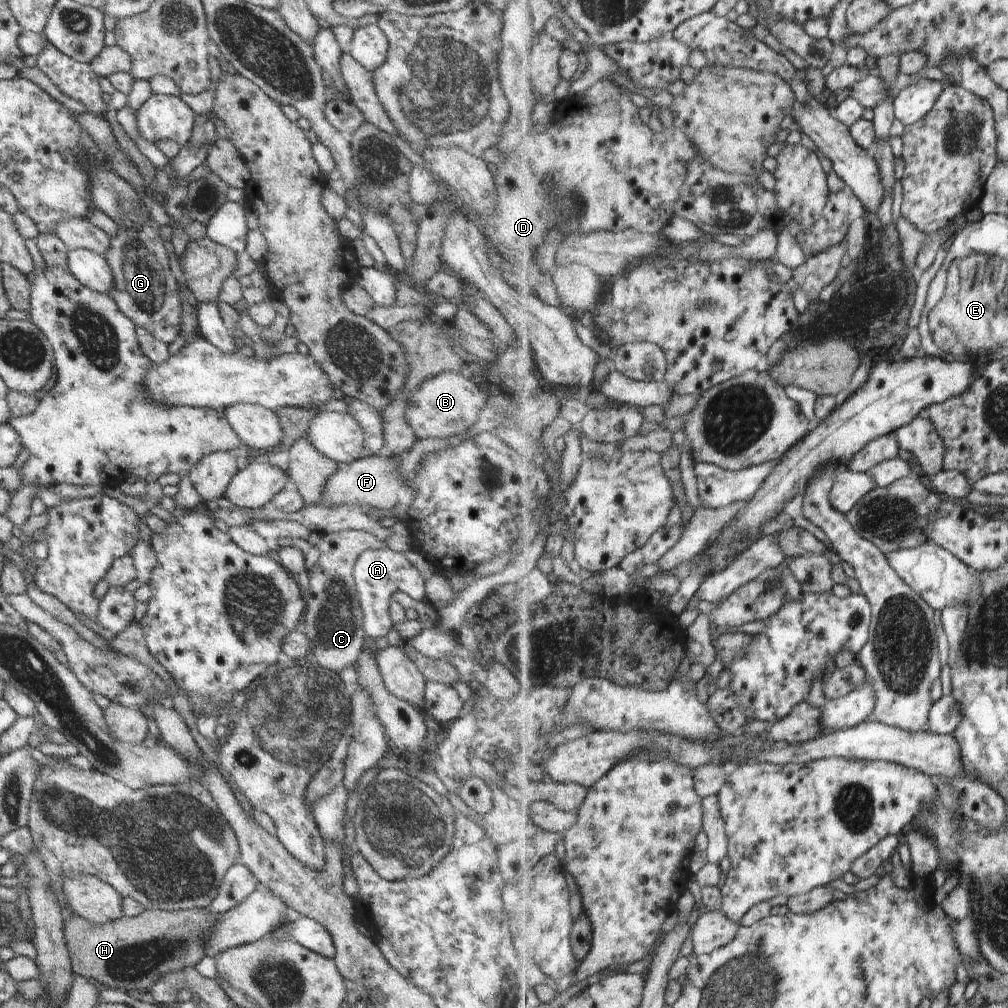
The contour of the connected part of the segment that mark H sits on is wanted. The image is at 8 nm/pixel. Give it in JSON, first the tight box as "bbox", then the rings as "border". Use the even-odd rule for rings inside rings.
{"bbox":[62,909,218,994],"border":[[[148,909],[138,916],[97,926],[72,913],[69,920],[62,920],[62,926],[73,973],[93,978],[108,989],[138,994],[150,991],[154,982],[168,972],[195,968],[205,956],[204,944],[216,928],[218,916],[207,909]]]}

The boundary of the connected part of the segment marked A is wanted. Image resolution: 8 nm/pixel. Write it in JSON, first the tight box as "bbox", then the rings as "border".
{"bbox":[353,550,426,639],"border":[[[364,550],[354,564],[353,578],[362,610],[364,633],[376,639],[386,637],[392,627],[389,605],[394,592],[404,592],[412,599],[426,602],[425,579],[402,553],[385,550]]]}

